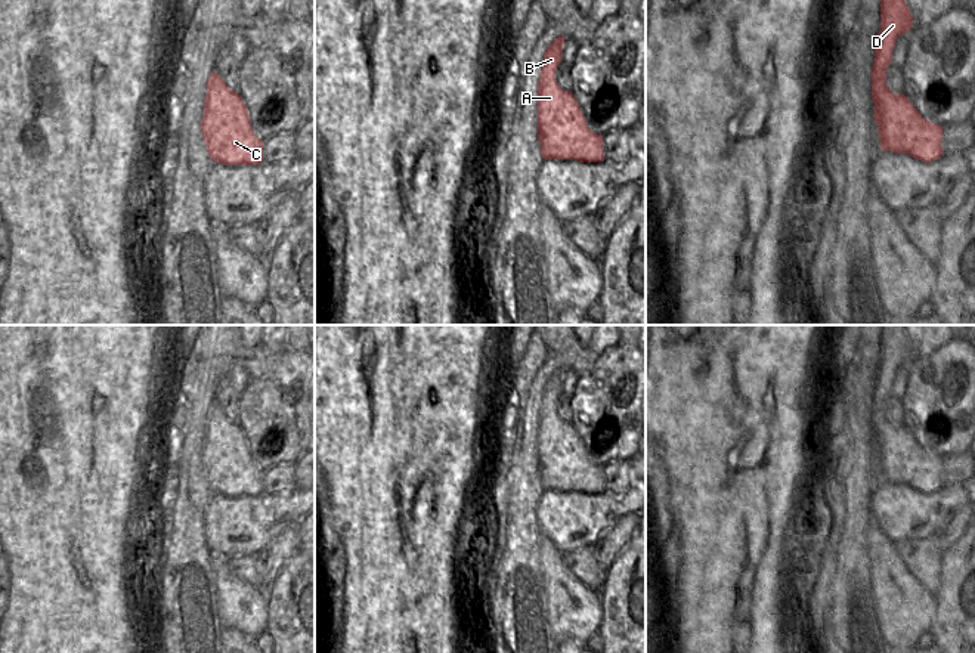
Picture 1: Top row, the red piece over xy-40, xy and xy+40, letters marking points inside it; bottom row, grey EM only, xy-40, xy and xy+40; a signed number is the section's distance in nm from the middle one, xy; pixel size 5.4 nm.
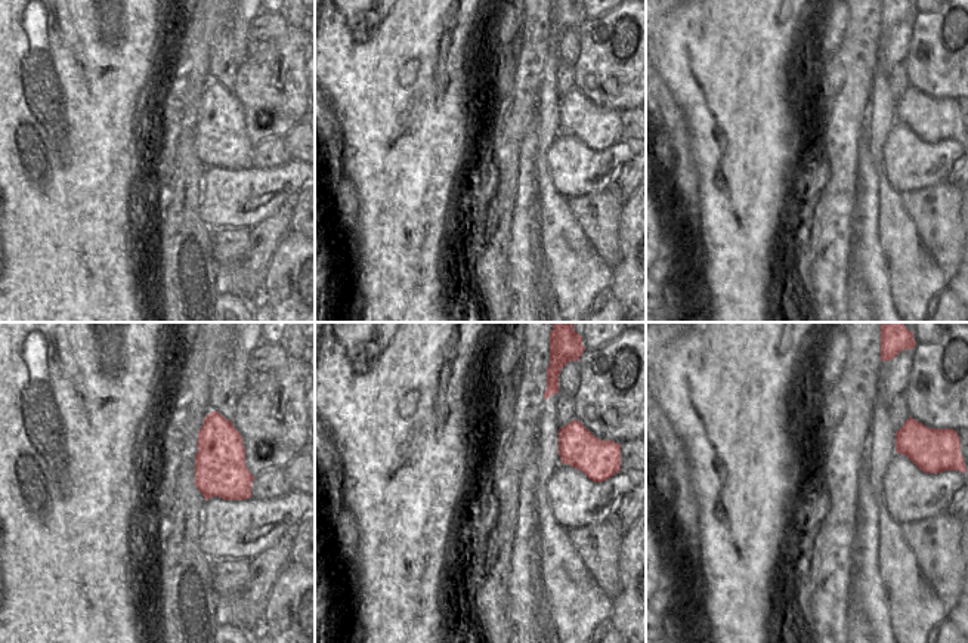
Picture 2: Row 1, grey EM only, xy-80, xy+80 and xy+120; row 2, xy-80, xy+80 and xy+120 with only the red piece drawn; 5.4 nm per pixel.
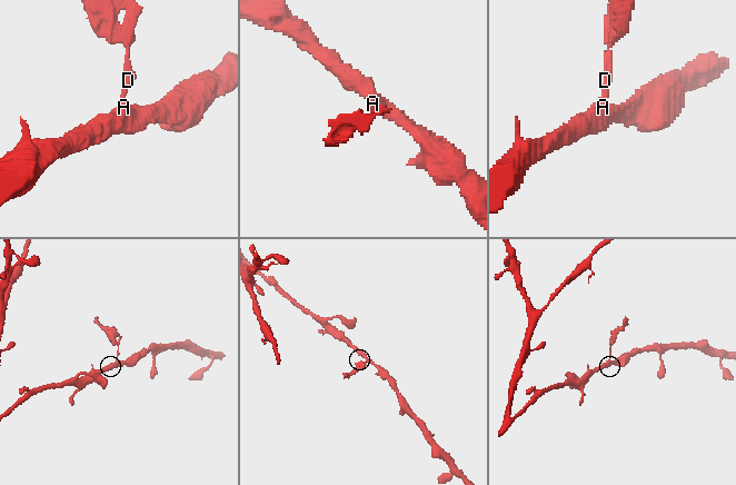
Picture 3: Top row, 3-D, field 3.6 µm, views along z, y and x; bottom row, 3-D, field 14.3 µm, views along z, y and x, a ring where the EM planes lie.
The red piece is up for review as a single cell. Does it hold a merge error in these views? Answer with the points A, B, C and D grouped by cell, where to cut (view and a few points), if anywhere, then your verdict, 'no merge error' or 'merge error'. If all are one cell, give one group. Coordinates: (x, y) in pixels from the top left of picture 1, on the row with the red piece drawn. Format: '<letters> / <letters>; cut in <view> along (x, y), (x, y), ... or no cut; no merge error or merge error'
A C / B D; cut in xy along (554, 79), (539, 83); merge error

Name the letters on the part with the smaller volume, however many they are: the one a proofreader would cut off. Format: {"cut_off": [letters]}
{"cut_off": ["B", "D"]}

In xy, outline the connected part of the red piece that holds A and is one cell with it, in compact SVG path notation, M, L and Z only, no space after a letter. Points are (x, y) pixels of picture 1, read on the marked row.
M557 81L538 83L538 140L544 160L575 160L578 163L601 163L603 136L592 133L570 92L563 92Z

